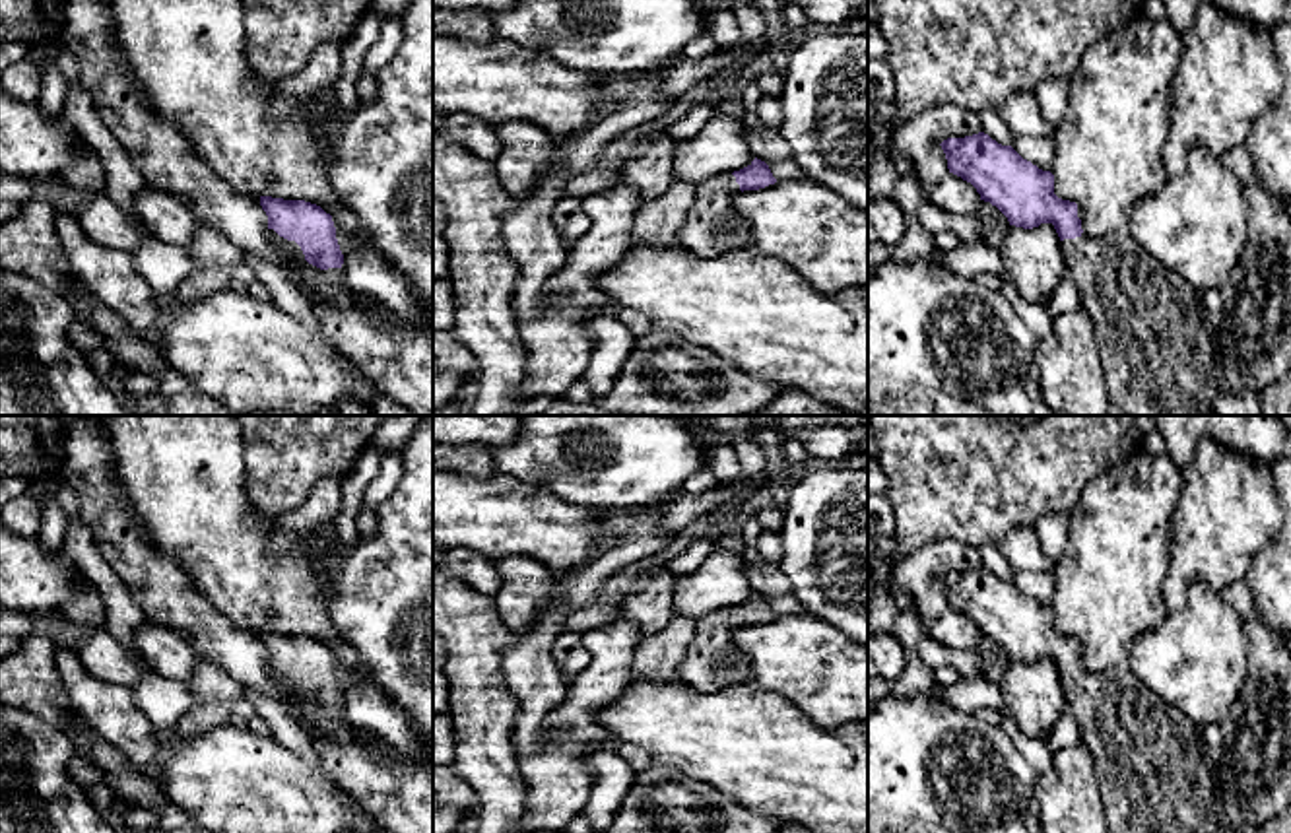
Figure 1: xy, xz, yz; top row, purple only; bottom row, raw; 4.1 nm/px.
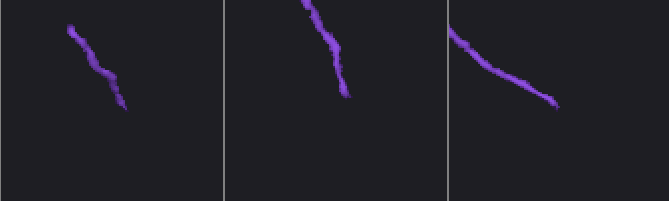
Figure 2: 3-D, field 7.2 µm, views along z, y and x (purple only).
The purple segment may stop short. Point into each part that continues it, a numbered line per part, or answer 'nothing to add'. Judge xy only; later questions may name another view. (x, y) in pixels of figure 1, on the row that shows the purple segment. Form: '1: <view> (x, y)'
1: xy (329, 284)

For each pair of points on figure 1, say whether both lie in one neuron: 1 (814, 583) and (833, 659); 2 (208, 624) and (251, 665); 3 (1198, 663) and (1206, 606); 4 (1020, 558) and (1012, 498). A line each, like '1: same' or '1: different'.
1: different
2: same
3: same
4: different

